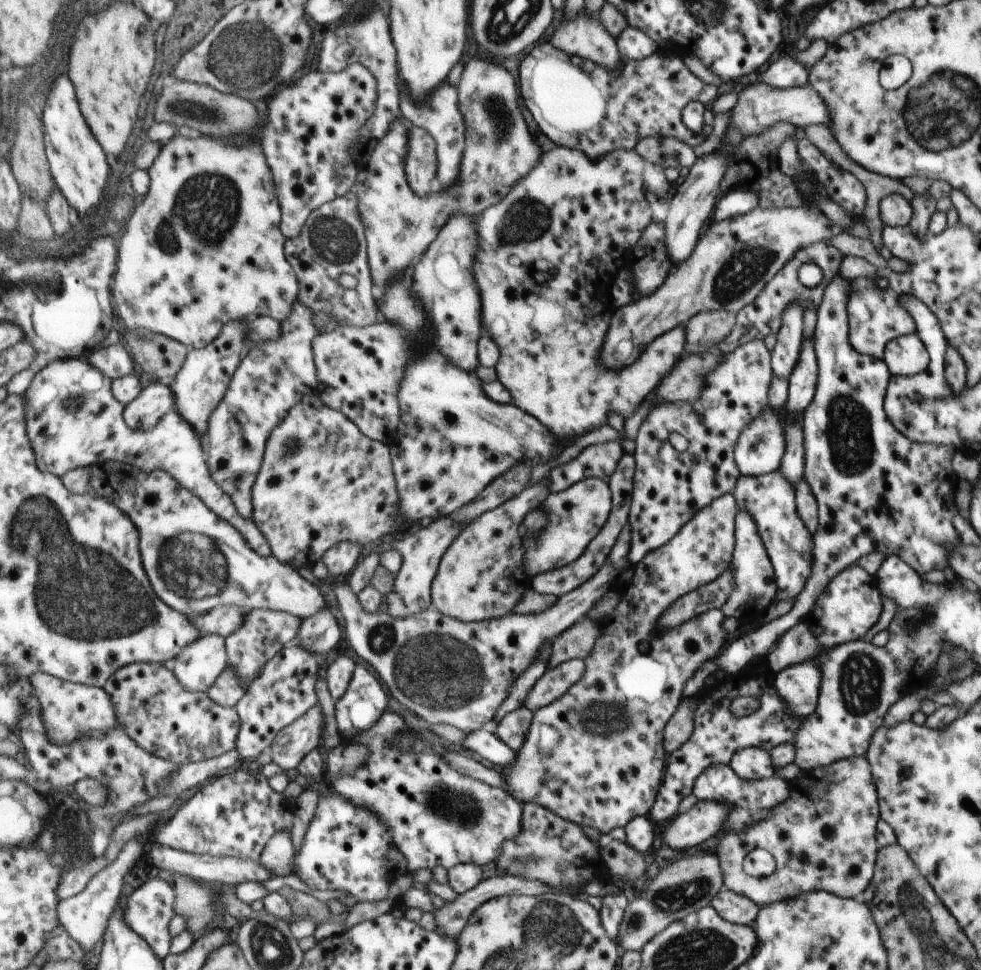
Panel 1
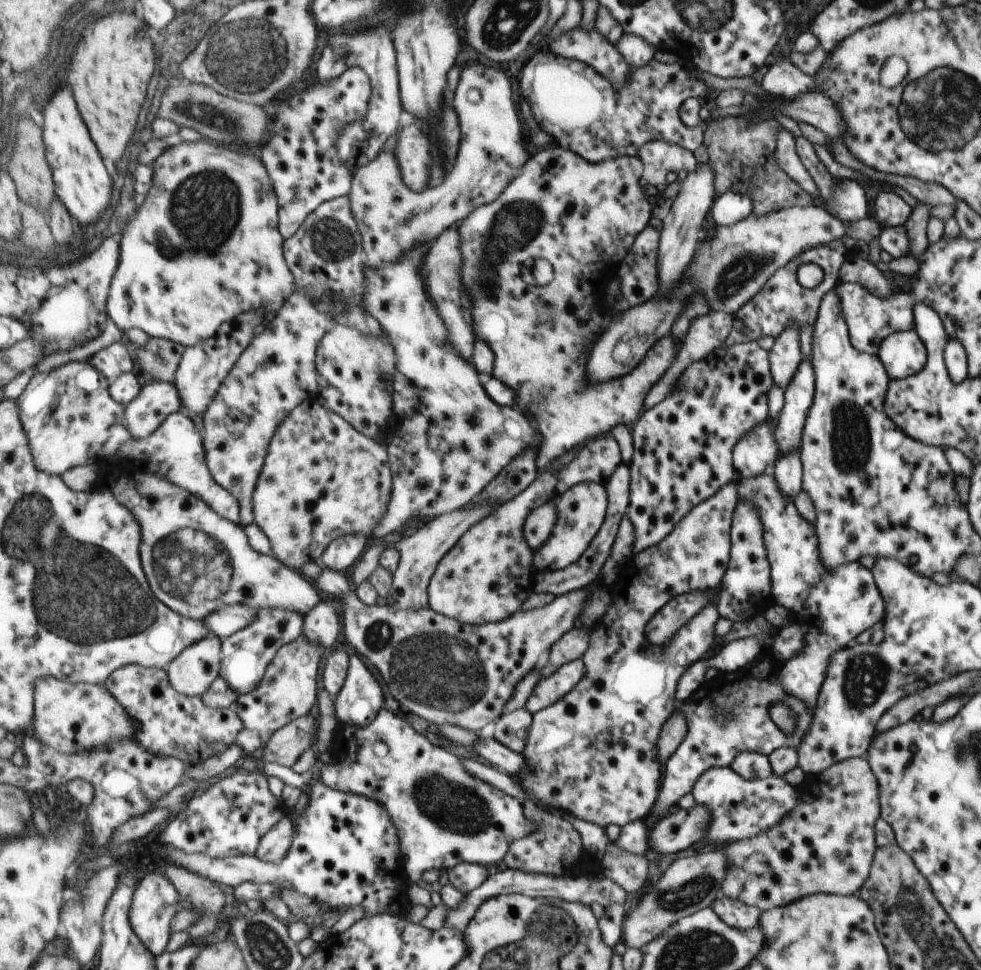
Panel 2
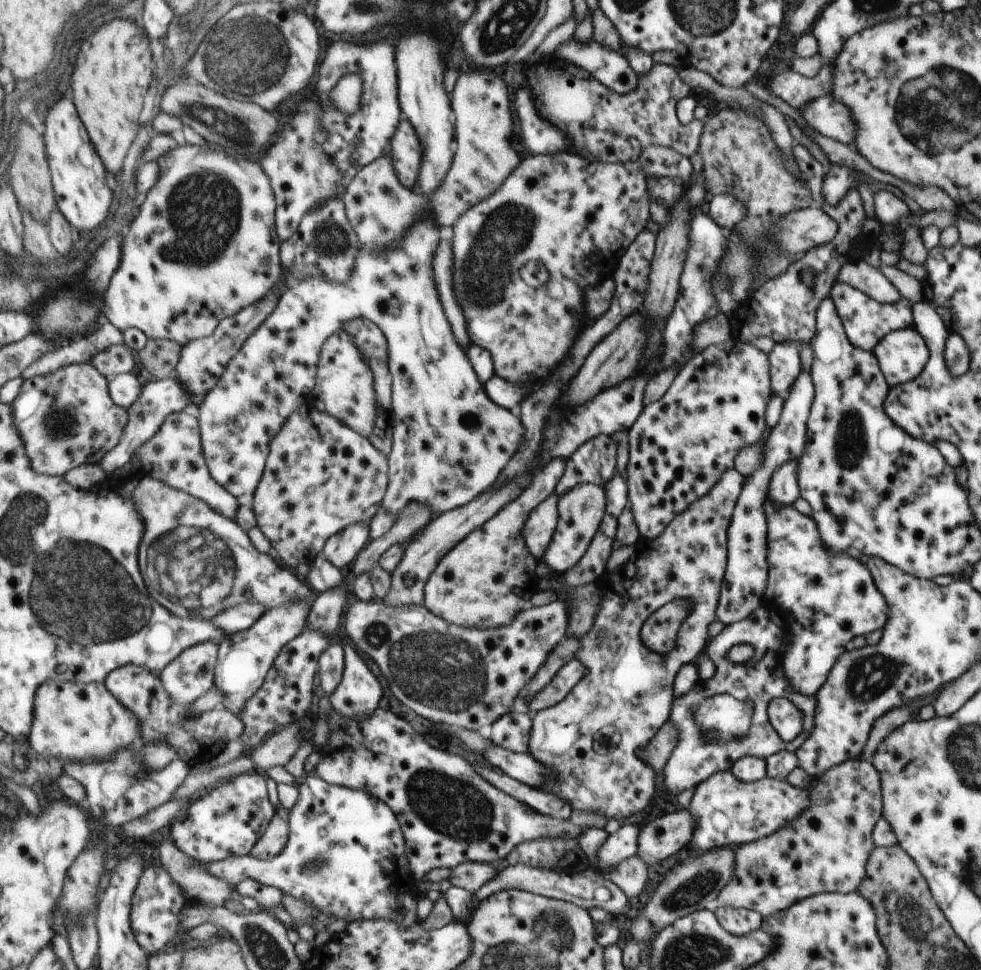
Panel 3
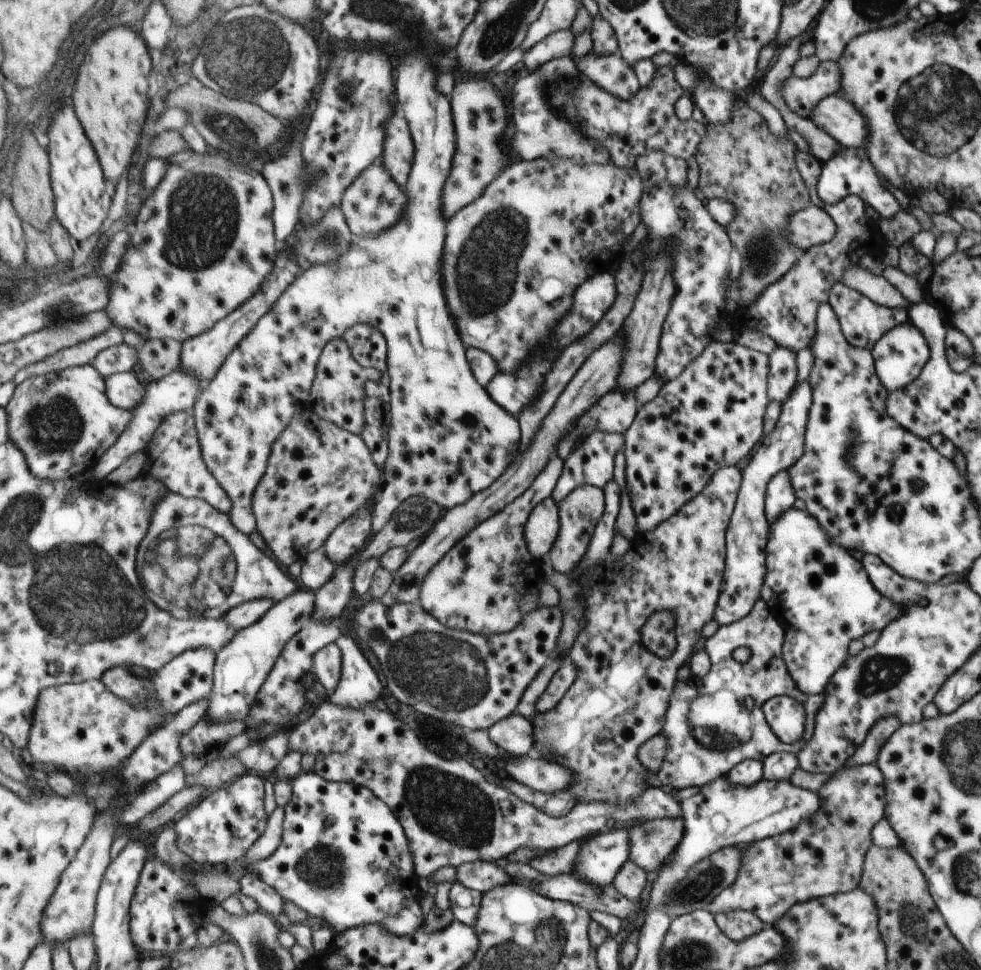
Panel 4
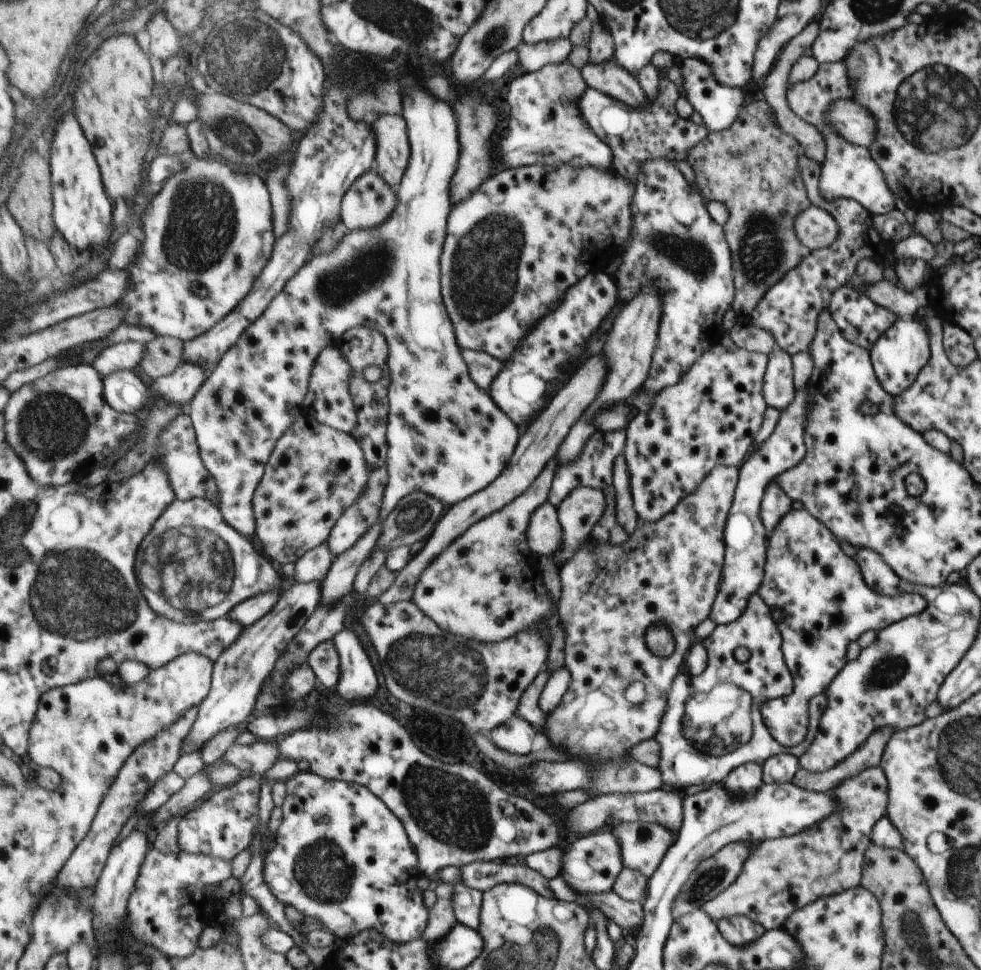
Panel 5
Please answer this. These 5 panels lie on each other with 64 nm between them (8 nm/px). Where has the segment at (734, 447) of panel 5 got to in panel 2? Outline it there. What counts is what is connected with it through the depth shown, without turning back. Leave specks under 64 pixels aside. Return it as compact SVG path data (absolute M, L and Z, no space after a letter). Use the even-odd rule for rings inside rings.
M756 341L735 343L734 346L730 346L729 349L724 349L720 346L715 352L708 354L706 358L692 362L677 380L676 388L673 388L671 393L662 400L662 402L653 406L650 410L646 410L646 412L633 424L630 429L634 440L634 452L630 460L630 504L627 508L627 515L628 518L630 518L630 522L632 522L632 526L634 526L635 532L634 544L632 546L633 556L642 552L642 550L660 545L661 542L677 528L677 525L680 525L681 522L689 516L694 508L701 505L702 502L708 501L709 498L712 498L714 494L718 493L725 486L733 484L730 480L734 478L734 474L736 474L737 471L736 467L733 465L734 446L737 446L736 442L740 441L742 436L746 436L748 432L756 430L764 420L769 419L768 397L772 384L773 378L769 364L769 352L760 347Z

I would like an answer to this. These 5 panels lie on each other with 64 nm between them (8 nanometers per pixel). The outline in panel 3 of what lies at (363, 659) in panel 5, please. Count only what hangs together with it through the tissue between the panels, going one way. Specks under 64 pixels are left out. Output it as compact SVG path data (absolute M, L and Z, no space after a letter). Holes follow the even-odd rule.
M346 643L346 674L340 688L331 695L331 702L342 716L350 720L366 720L374 714L382 699L378 678L362 660L354 645Z

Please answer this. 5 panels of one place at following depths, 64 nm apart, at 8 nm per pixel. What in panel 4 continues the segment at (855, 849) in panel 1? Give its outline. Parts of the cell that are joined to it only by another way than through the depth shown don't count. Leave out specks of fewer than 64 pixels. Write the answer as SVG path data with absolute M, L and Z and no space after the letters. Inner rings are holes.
M843 765L818 790L820 810L816 814L784 834L741 847L736 880L713 898L707 910L715 916L744 910L756 914L766 926L773 926L800 902L858 889L866 853L873 845L874 824L888 811L885 785L879 766Z

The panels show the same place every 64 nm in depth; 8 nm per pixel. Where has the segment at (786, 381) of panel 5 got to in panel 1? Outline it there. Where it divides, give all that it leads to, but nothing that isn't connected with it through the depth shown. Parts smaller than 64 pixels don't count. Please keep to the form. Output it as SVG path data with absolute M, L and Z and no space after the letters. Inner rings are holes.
M790 304L783 312L782 326L777 333L777 343L771 351L773 376L788 379L802 348L804 336L804 308Z

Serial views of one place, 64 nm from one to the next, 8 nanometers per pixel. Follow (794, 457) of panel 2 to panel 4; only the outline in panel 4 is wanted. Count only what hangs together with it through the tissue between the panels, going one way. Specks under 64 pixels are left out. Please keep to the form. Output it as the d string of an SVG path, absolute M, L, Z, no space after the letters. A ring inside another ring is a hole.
M780 470L769 482L768 494L765 497L765 514L769 524L772 524L784 510L796 506L797 499L788 470Z

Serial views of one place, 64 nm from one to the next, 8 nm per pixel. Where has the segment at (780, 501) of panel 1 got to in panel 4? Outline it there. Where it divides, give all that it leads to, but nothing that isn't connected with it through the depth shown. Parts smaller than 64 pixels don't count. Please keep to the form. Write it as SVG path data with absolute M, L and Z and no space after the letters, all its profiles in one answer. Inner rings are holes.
M790 507L769 526L768 568L760 598L766 601L785 630L784 659L797 689L805 697L812 697L824 693L833 674L845 664L846 650L852 640L872 631L881 632L892 620L902 616L904 606L892 604L876 590L862 563L841 546L830 542L824 528L808 511Z

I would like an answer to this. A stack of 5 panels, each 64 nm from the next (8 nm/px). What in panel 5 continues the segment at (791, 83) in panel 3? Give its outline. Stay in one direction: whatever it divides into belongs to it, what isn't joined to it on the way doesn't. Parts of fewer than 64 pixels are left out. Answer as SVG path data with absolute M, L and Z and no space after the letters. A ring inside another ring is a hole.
M836 61L833 63L822 63L812 78L804 80L804 82L798 82L798 84L794 84L794 86L788 85L786 96L792 112L795 112L798 118L810 122L814 128L818 128L820 132L822 132L824 142L826 142L826 158L821 164L821 176L818 184L820 194L822 194L826 200L854 198L854 200L858 200L872 216L892 213L893 210L896 209L895 196L885 181L885 175L882 174L881 167L878 166L877 162L874 162L872 152L869 148L854 146L854 143L846 142L846 139L842 138L842 135L838 134L837 130L830 128L825 121L825 114L829 112L830 105L832 105L833 102L840 101L841 99L852 99L855 93L853 81L849 75L849 67L846 66L844 61Z

